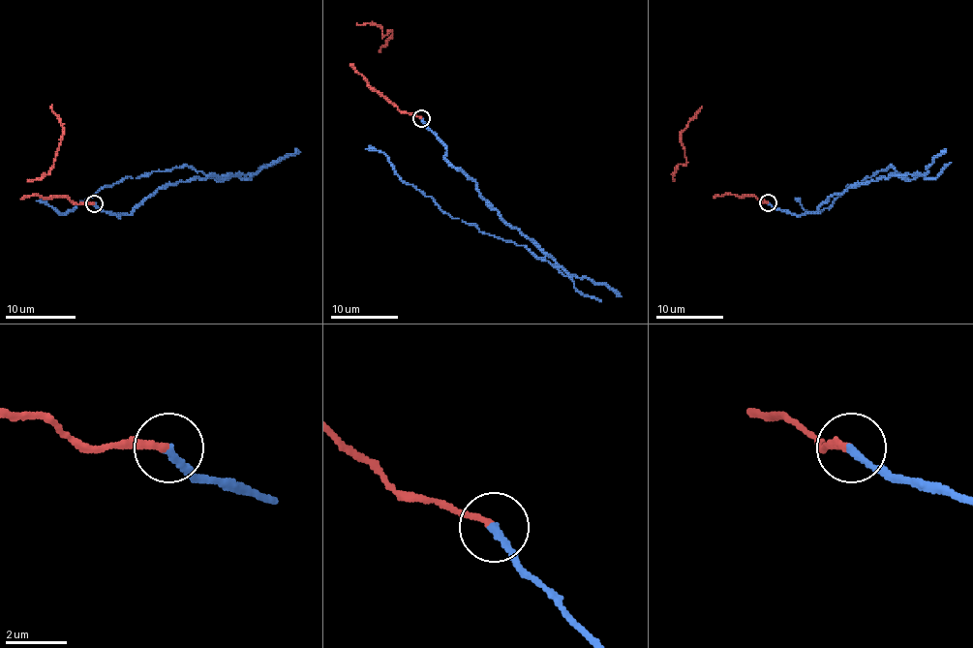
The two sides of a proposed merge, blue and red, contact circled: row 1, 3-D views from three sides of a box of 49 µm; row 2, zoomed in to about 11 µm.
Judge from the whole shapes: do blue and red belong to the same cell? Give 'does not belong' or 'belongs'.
belongs

